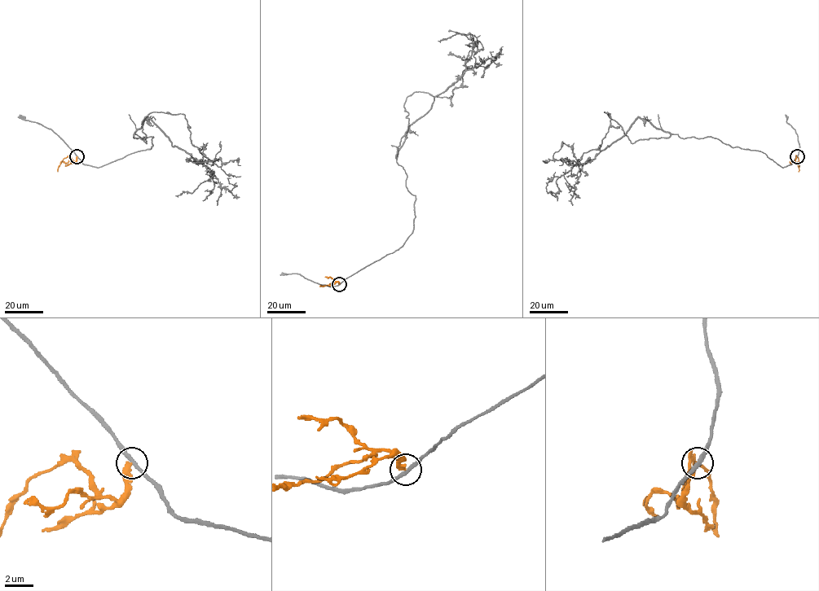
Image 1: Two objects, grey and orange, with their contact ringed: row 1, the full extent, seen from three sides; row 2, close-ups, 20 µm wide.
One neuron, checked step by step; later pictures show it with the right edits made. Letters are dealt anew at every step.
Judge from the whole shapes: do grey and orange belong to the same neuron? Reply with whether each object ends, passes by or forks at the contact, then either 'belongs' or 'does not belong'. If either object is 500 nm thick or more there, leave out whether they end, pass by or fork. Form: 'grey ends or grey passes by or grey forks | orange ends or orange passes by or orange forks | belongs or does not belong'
grey passes by | orange ends | does not belong

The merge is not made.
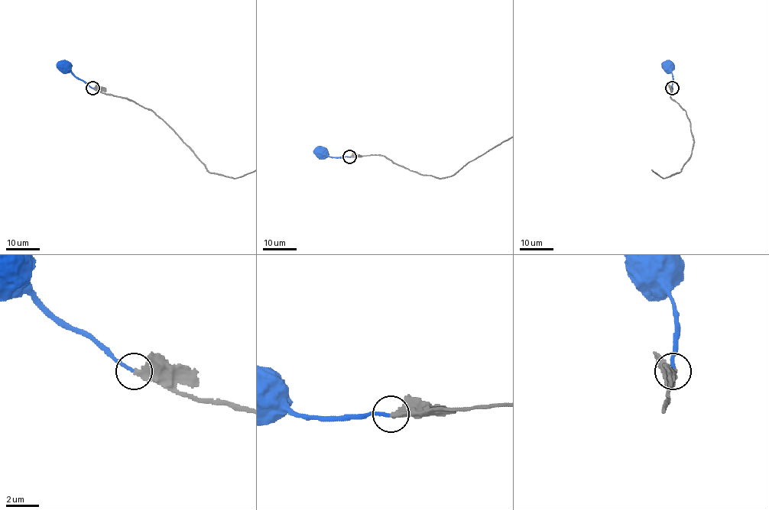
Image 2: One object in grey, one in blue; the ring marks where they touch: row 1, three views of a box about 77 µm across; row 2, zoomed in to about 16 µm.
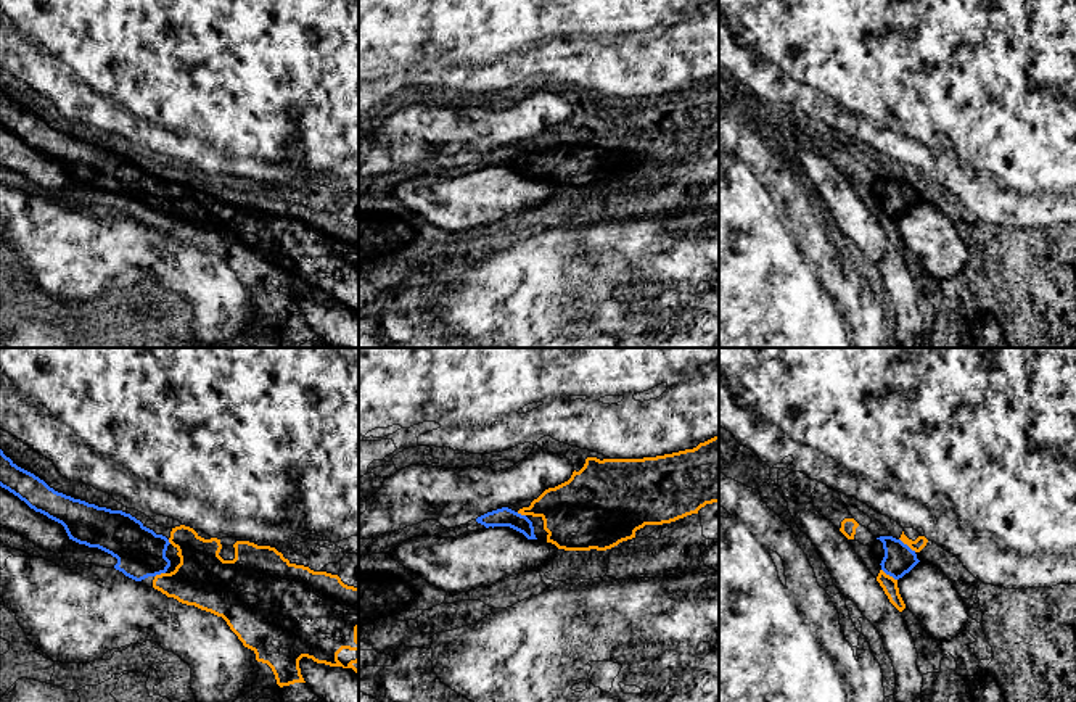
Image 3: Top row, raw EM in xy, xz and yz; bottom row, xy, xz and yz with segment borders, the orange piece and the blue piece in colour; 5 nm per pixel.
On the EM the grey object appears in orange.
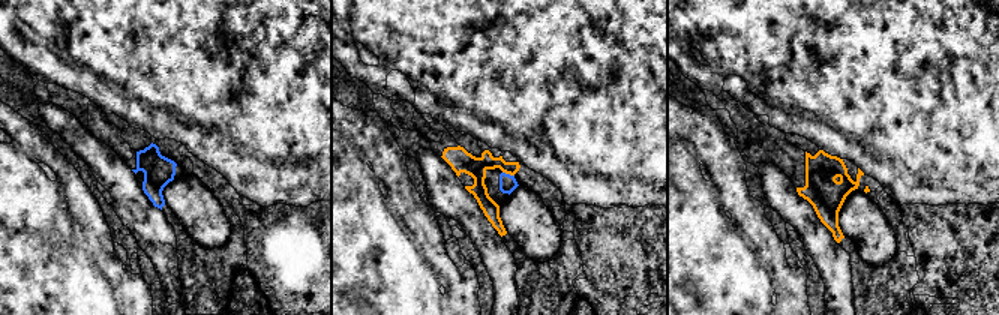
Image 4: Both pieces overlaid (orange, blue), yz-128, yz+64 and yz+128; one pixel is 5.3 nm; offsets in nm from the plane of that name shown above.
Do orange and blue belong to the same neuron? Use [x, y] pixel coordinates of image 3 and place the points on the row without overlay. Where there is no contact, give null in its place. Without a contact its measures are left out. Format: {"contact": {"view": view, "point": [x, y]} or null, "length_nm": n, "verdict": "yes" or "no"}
{"contact": {"view": "yz", "point": [907, 184]}, "length_nm": 110, "verdict": "yes"}

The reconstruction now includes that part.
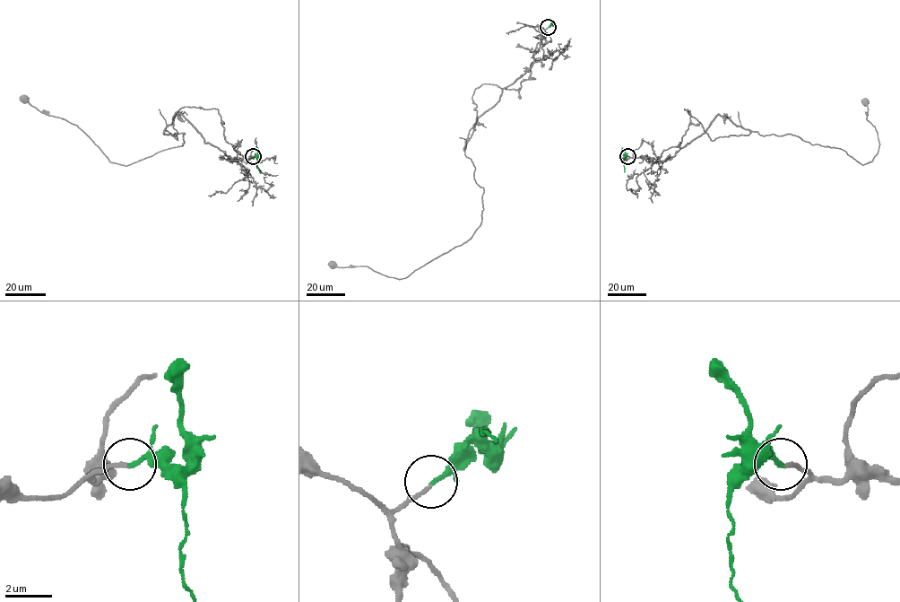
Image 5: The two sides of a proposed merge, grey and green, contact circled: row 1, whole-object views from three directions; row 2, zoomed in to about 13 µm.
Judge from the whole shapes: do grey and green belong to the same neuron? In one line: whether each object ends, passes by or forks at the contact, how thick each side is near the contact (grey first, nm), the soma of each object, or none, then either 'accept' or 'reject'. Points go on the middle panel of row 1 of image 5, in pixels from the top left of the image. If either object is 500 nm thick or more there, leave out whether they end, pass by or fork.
grey ends there; green ends there; 150 nm thick on the grey side, 190 nm on the other; cell body of grey at (333, 265); no cell body on green; accept

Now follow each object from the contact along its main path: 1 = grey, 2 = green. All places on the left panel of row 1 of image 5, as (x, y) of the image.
1: (253, 156), (218, 109), (185, 107), (177, 140), (163, 130), (181, 146), (111, 162), (24, 100)
2: (253, 156), (257, 159), (261, 173)

